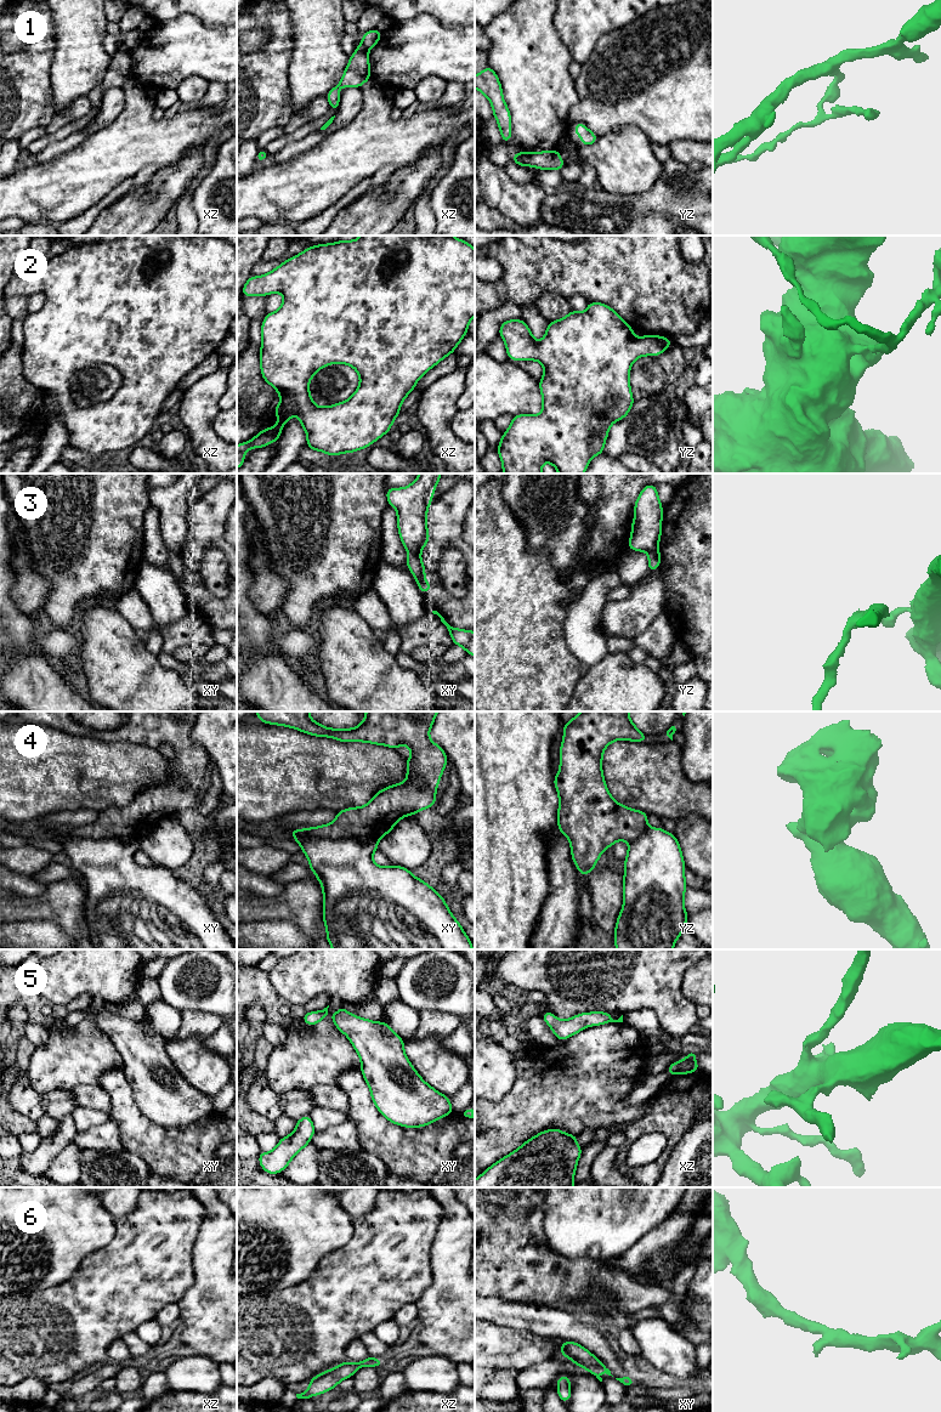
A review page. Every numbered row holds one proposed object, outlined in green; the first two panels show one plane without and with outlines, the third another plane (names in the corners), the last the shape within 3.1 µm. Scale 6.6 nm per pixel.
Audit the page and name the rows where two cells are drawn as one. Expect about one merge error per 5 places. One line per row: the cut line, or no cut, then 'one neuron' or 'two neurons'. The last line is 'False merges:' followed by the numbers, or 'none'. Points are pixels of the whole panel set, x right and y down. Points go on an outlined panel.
1: cut in yz along (522, 152), (525, 165); two neurons
2: cut in xz along (279, 421), (283, 424); two neurons
3: cut in xy along (408, 550), (418, 555); two neurons
4: cut in xy along (302, 829), (309, 834), (318, 837), (357, 838), (377, 843); two neurons
5: no cut; one neuron
6: no cut; one neuron
False merges: 1, 2, 3, 4

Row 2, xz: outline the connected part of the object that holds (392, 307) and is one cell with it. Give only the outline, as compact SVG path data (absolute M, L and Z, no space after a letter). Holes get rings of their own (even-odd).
M362 236L350 242L312 245L270 273L250 276L242 289L243 296L271 293L284 296L282 306L267 313L261 327L261 375L279 395L274 413L283 425L296 414L307 435L306 446L336 457L369 447L386 435L418 380L453 353L467 334L475 316L475 249L452 236ZM334 363L355 368L359 386L344 402L317 407L308 382L319 369Z

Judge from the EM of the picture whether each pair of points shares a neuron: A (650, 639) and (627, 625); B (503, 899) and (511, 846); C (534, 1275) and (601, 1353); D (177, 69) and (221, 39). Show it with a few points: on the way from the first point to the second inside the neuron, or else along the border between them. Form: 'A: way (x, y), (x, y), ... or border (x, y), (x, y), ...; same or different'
A: border (659, 613), (633, 639); different
B: way (503, 885), (503, 860); same
C: border (532, 1302), (565, 1305), (567, 1308); different
D: way (188, 58), (196, 51), (210, 50); same

